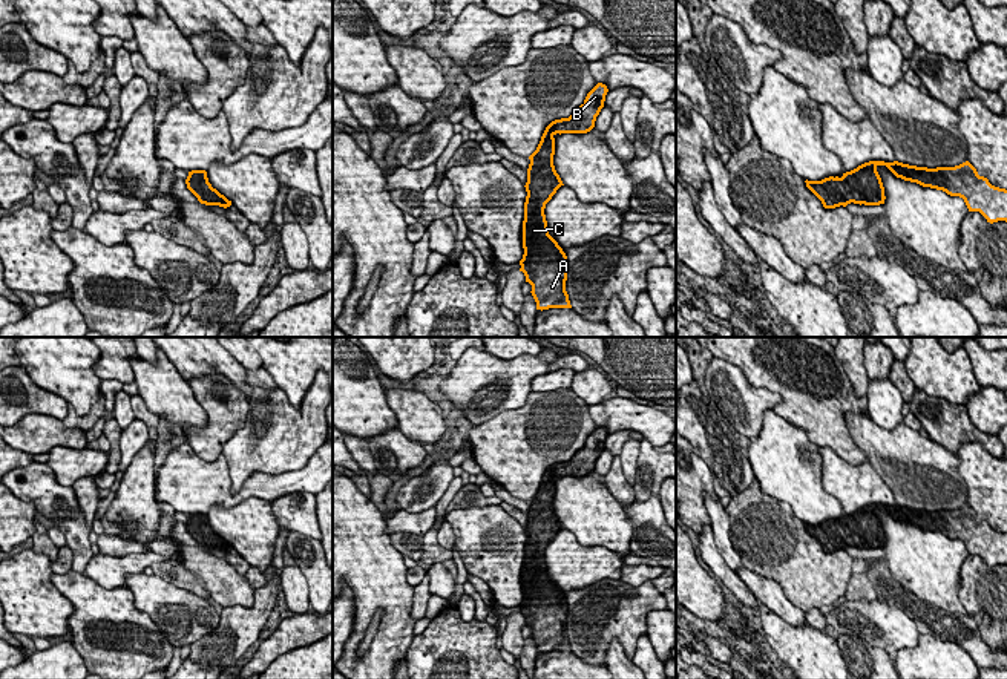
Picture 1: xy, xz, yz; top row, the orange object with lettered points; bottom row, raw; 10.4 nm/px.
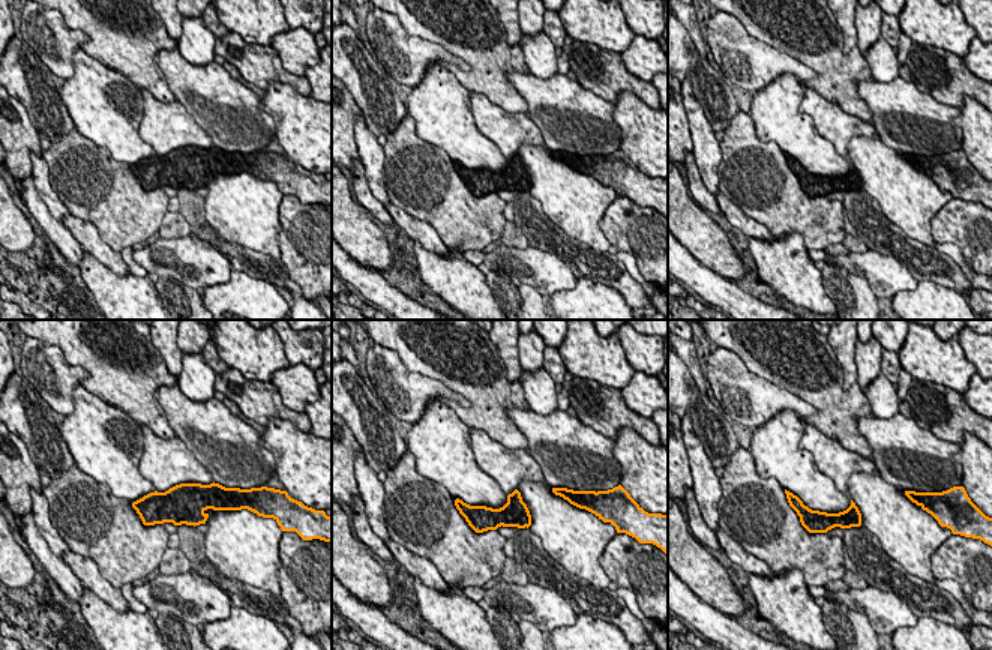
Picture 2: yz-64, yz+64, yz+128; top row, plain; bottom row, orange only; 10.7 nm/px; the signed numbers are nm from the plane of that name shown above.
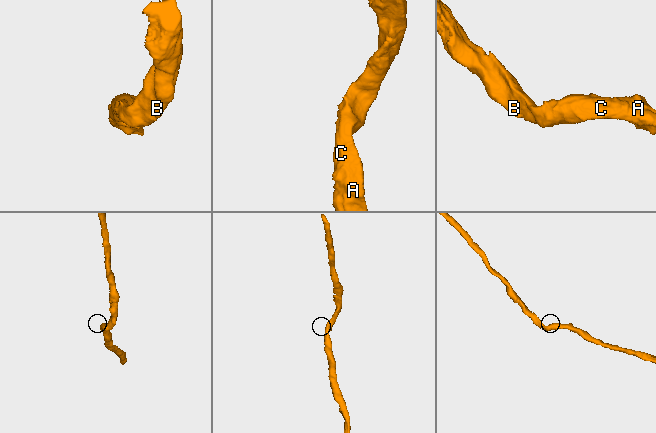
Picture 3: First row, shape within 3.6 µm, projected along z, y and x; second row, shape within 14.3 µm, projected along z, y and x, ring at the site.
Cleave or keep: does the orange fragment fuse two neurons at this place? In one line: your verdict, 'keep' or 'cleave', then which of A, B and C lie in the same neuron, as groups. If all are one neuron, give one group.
keep | A B C

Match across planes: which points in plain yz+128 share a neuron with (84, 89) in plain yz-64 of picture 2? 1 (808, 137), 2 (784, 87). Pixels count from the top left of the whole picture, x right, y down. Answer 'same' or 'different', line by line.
1: same
2: same

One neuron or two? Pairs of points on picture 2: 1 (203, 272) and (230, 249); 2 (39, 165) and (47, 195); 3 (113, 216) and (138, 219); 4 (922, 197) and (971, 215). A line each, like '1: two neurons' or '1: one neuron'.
1: two neurons
2: one neuron
3: one neuron
4: two neurons

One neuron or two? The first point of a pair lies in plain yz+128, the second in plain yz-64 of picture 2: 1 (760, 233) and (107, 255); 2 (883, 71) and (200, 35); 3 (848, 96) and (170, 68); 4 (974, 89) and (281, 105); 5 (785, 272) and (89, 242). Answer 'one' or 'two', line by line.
1: one
2: one
3: two
4: two
5: two

